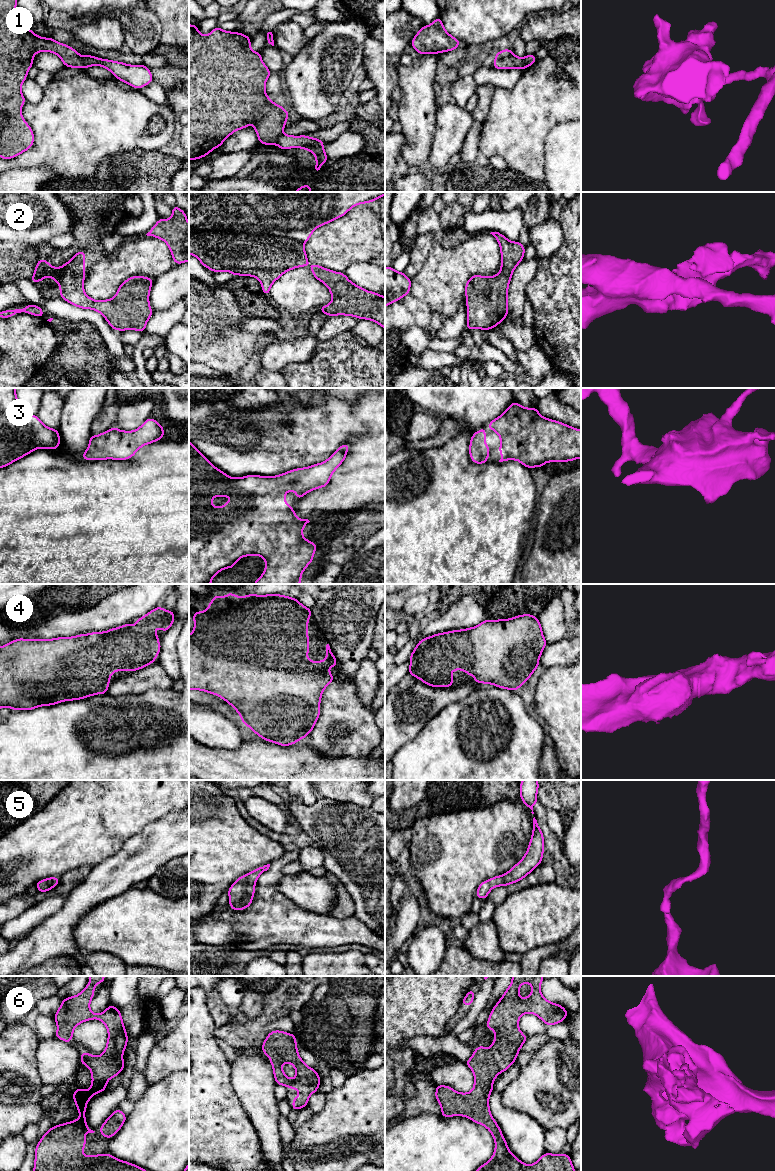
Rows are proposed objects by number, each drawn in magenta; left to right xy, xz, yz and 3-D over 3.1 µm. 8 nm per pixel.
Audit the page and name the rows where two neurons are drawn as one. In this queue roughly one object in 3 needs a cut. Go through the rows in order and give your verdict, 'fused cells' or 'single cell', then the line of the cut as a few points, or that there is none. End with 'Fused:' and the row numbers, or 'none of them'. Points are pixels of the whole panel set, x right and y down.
1: fused cells | xy (81, 57), (84, 67)
2: single cell | no cut
3: single cell | no cut
4: single cell | no cut
5: single cell | no cut
6: single cell | no cut
Fused: 1

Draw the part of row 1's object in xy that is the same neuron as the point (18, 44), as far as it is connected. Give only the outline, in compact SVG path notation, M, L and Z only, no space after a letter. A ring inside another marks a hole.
M0 0L0 157L6 160L27 151L34 143L32 128L21 115L21 108L26 102L21 85L33 66L34 55L42 51L52 52L60 57L64 66L84 69L83 58L75 49L51 37L39 37L20 24L14 15L16 7L17 0Z

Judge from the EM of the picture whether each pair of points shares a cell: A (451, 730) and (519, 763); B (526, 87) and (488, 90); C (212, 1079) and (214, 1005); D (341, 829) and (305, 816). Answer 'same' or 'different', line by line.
A: same
B: different
C: different
D: same

